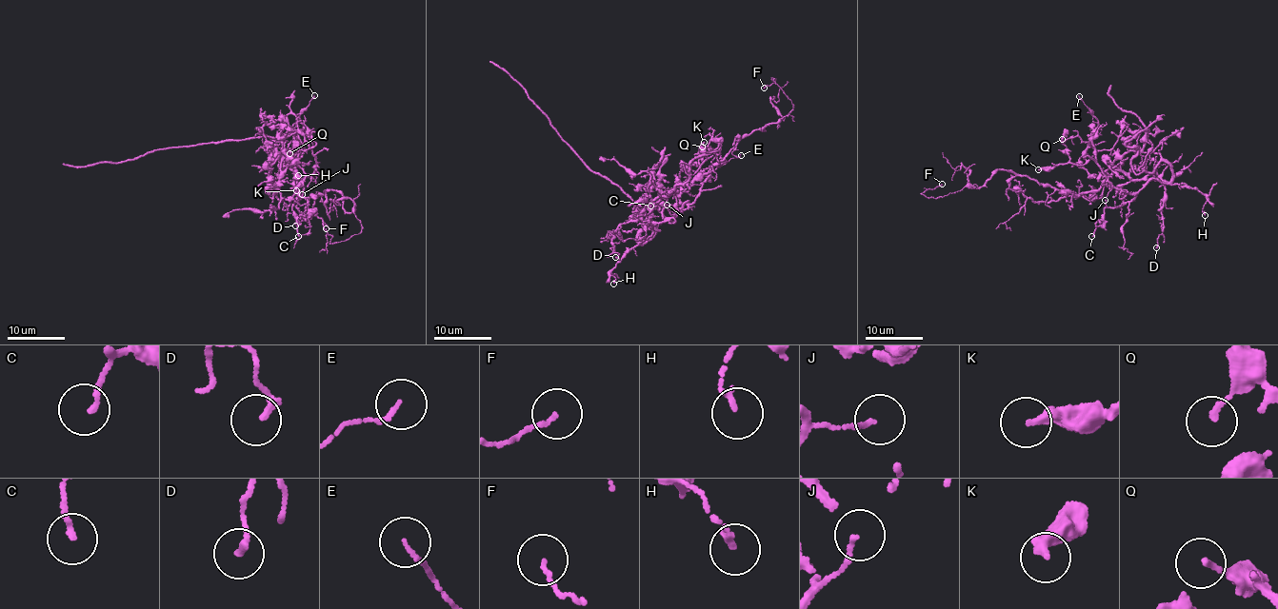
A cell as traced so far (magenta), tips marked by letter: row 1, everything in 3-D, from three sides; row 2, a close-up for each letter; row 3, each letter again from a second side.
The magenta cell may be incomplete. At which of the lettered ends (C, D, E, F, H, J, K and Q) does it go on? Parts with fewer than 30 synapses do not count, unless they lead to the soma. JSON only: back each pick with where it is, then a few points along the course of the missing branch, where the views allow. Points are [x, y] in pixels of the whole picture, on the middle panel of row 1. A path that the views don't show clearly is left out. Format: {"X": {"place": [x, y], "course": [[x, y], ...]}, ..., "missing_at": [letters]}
{"missing_at": []}

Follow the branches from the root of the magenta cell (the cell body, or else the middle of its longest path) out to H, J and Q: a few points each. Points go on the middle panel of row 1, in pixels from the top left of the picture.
H: (661, 196), (644, 209), (641, 238), (610, 271), (615, 279), (613, 284)
J: (661, 196), (644, 209), (644, 225), (649, 228), (652, 225), (648, 221), (652, 207), (667, 205)
Q: (661, 196), (662, 193), (673, 197), (686, 191), (693, 180), (725, 161), (702, 147)

